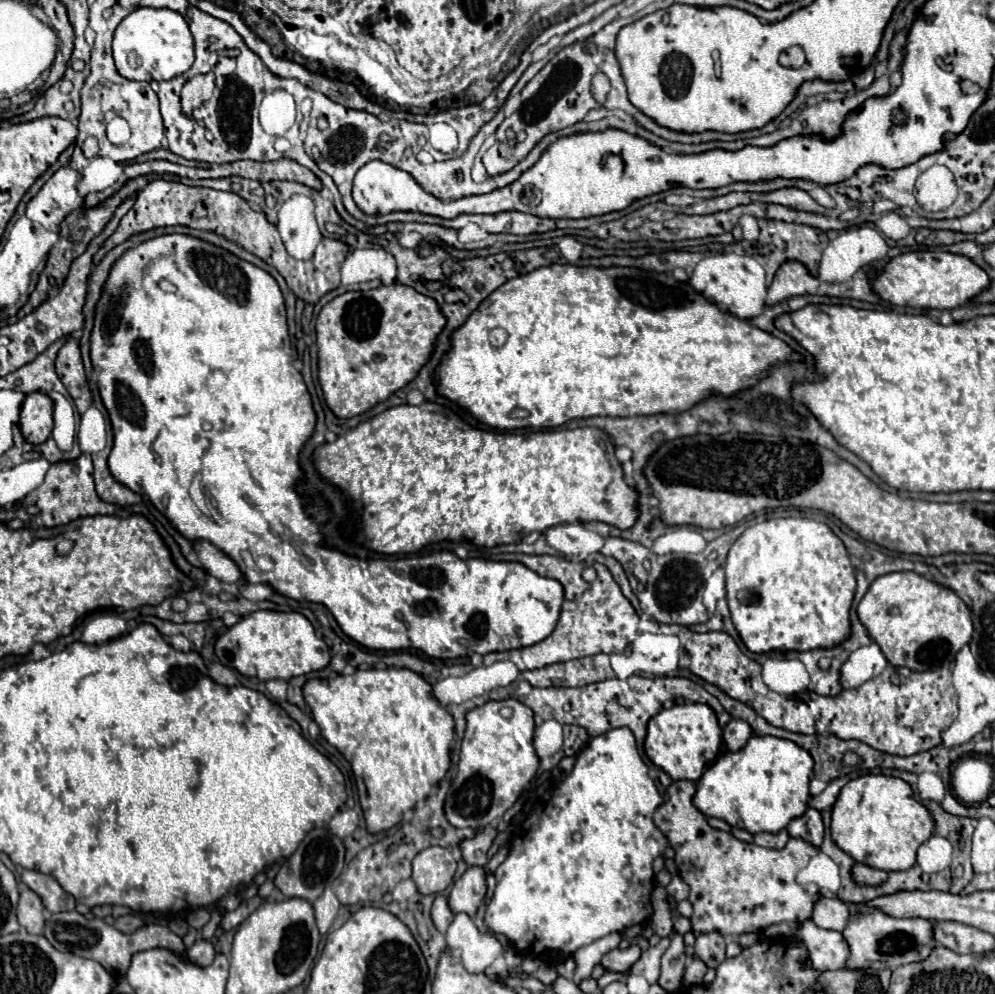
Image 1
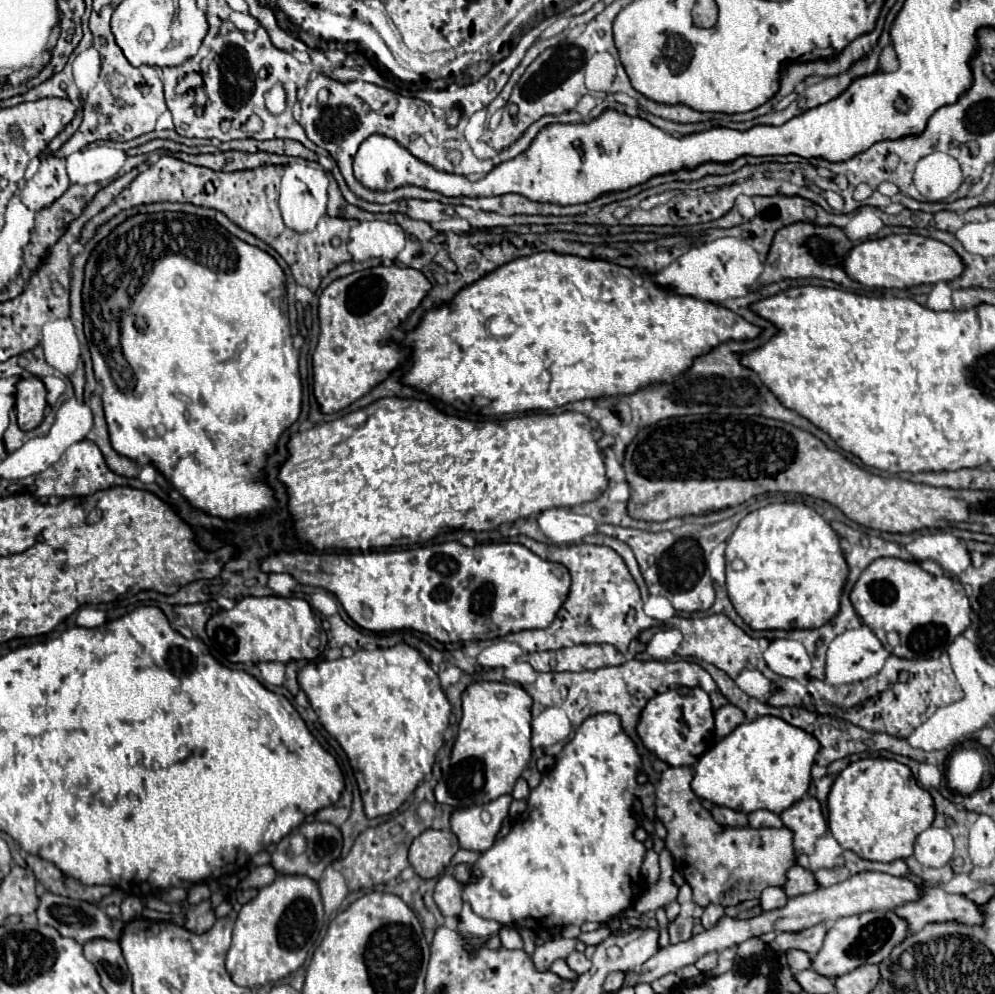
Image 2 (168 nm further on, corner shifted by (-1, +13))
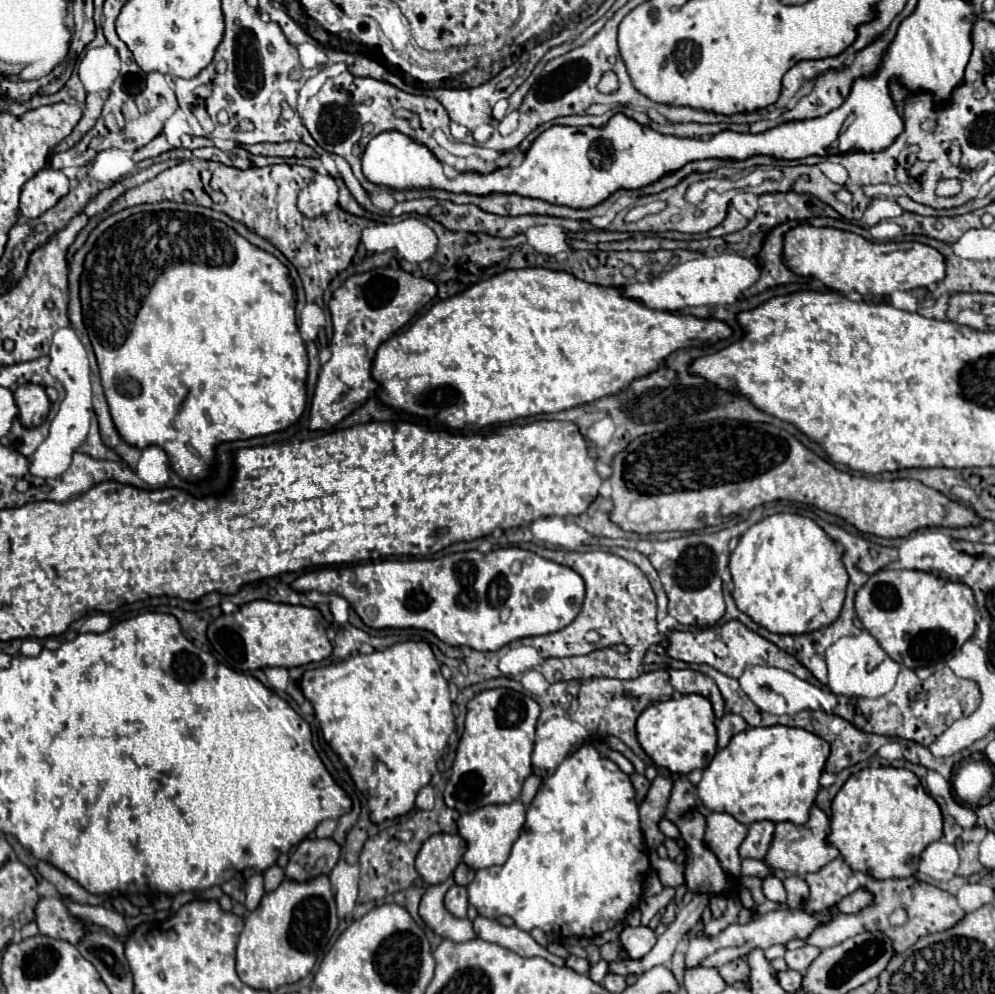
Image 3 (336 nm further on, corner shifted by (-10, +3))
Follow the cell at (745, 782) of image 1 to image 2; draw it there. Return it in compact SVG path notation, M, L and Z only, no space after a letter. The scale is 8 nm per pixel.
M761 716L737 726L699 758L691 788L699 798L717 806L727 806L745 814L761 808L781 814L807 794L817 752L819 742L805 730L775 716Z

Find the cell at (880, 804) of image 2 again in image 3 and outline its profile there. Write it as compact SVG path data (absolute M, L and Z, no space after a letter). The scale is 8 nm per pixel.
M882 766L852 774L832 800L828 844L838 848L844 862L876 880L908 878L918 870L922 850L940 840L942 812L922 788L914 772Z

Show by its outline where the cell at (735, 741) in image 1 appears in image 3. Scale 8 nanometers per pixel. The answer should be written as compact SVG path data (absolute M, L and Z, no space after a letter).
M726 714L722 720L718 720L718 748L722 750L730 738L742 730L746 730L748 724L738 714Z

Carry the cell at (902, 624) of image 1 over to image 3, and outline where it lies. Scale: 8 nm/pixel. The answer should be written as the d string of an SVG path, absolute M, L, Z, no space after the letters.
M888 568L878 570L858 590L854 598L854 608L864 630L878 640L882 650L892 660L912 670L948 662L950 656L954 656L954 652L958 652L958 648L962 648L962 644L972 638L976 628L976 600L972 588L962 582L952 582L948 578L918 570L888 570Z

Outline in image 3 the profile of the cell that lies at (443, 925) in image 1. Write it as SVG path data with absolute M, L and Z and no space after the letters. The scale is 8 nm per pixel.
M454 884L444 898L446 908L456 916L456 918L466 918L466 910L468 910L468 900L466 900L466 888Z

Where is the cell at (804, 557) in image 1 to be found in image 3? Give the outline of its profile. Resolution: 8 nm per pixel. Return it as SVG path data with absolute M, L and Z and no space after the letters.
M774 514L748 528L740 536L736 550L730 554L730 574L736 606L756 624L776 634L814 632L814 628L822 628L822 624L836 620L842 610L846 592L846 568L842 564L842 556L838 554L834 540L830 540L814 520L798 514Z

